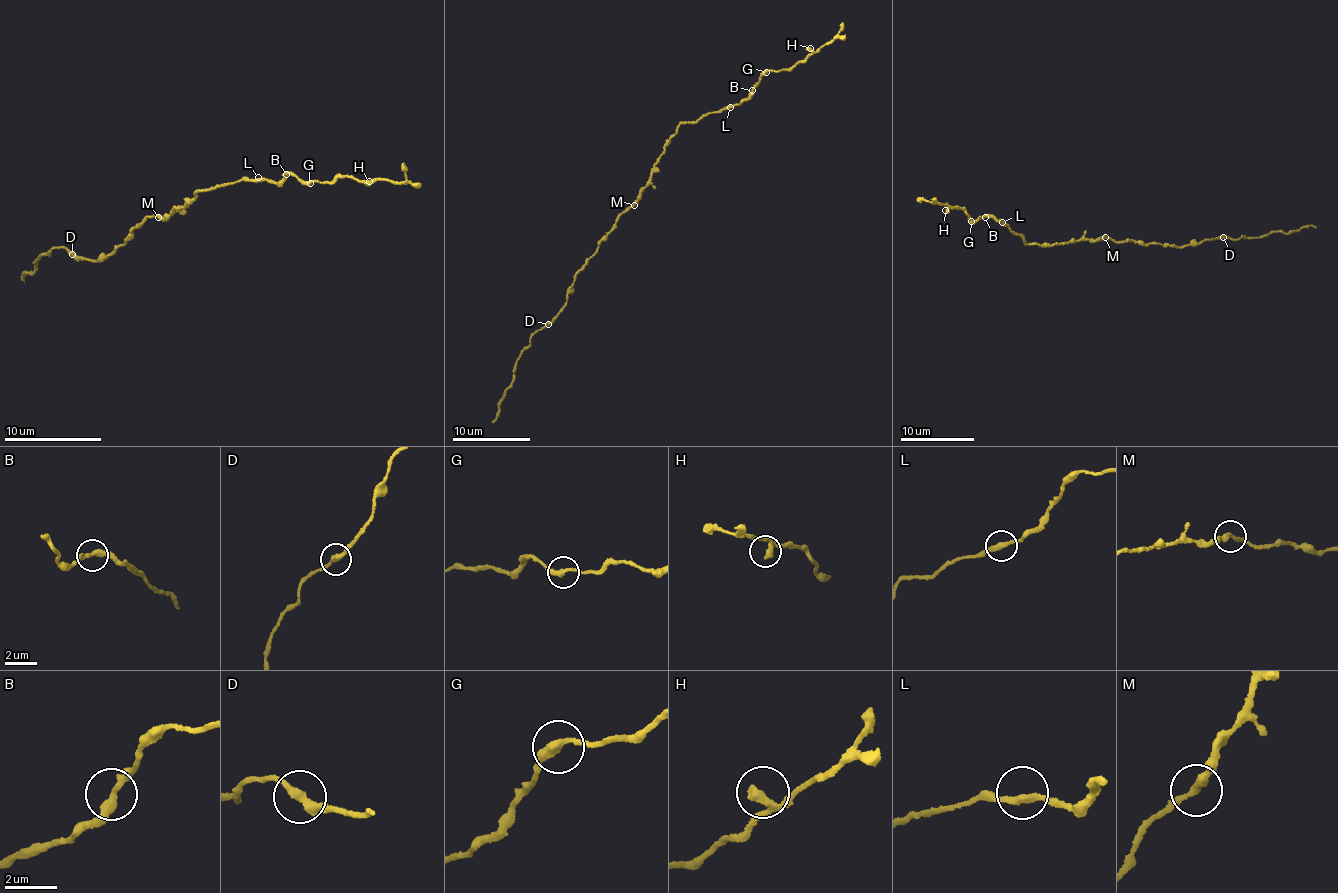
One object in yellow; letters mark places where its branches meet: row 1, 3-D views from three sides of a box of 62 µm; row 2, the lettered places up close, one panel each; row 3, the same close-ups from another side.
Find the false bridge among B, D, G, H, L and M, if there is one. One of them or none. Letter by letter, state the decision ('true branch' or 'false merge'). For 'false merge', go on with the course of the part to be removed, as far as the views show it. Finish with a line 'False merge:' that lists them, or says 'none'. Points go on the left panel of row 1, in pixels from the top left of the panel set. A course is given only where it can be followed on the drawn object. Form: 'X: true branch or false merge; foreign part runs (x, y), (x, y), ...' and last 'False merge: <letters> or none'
B: true branch
D: true branch
G: true branch
H: true branch
L: true branch
M: true branch
False merge: none

